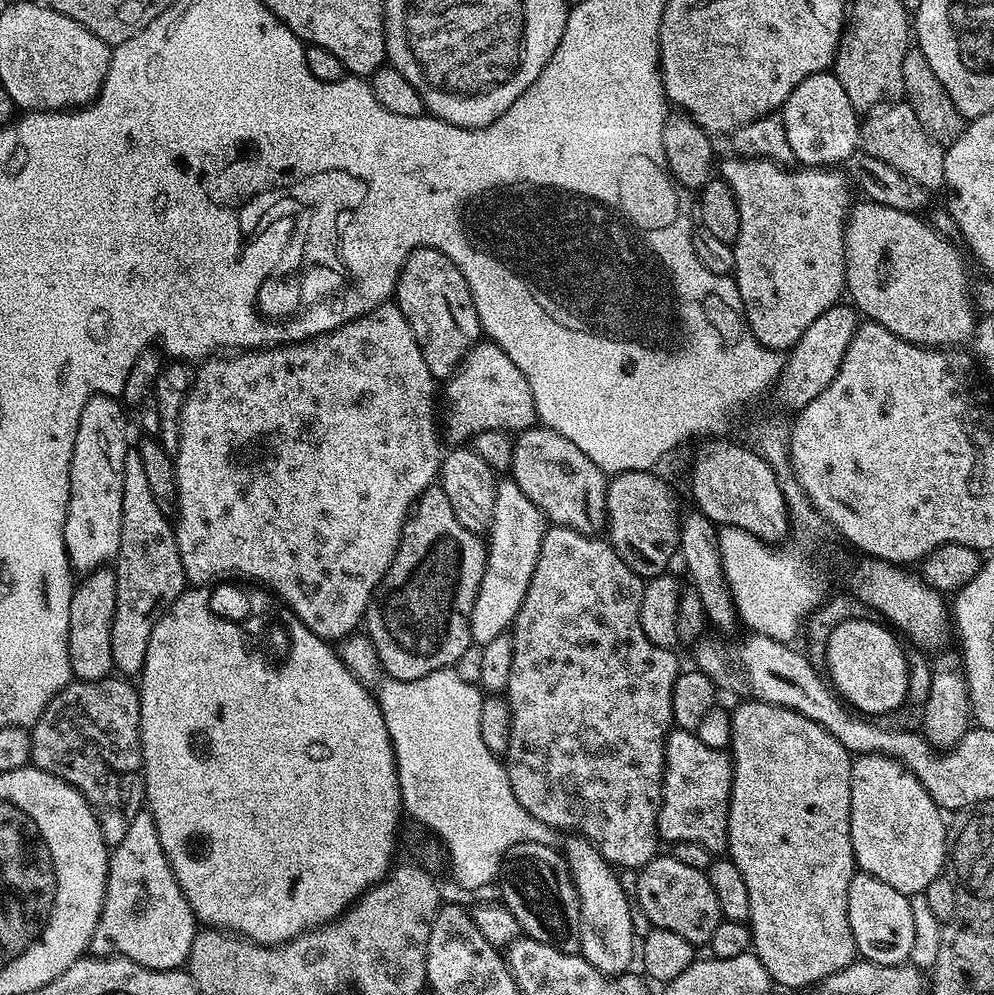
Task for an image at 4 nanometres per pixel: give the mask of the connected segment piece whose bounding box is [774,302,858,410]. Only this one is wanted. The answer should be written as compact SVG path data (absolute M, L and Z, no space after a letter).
M838 302L830 306L808 329L806 334L787 353L784 361L784 369L780 371L774 385L774 396L777 396L786 407L791 410L805 408L830 382L834 382L834 374L838 374L838 366L842 366L842 358L846 354L846 346L854 338L858 327L858 313L851 303Z

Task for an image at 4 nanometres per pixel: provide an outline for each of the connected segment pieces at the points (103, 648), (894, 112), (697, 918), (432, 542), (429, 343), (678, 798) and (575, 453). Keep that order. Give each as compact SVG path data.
M111 567L96 568L75 585L70 598L68 657L76 680L106 680L113 675L110 630L114 630L116 574Z
M893 102L879 110L872 110L863 117L860 126L860 148L864 156L872 156L898 170L916 182L929 194L944 188L945 149L918 122L918 114L906 102Z
M671 854L653 856L649 864L645 864L636 872L634 900L646 914L652 928L670 930L673 934L686 938L686 942L690 942L693 946L707 945L708 939L712 937L722 919L718 906L718 894L714 894L714 886L710 886L707 871L694 866L686 866L683 862L678 862L678 858L674 858Z
M438 486L427 488L416 505L415 517L404 524L394 562L374 590L363 623L366 635L374 642L381 669L393 680L422 678L434 670L459 665L468 648L473 647L470 614L488 561L485 541L458 522L450 498Z
M415 248L408 255L396 283L394 302L410 322L422 359L437 382L453 376L471 348L481 343L482 329L470 286L462 278L462 270L437 248Z
M672 730L668 733L668 739L664 742L664 789L660 795L660 813L658 814L658 822L656 823L656 831L661 841L667 842L698 842L698 846L702 846L707 852L720 854L727 849L728 846L728 803L730 802L730 794L732 793L732 758L725 749L711 748L701 742L695 732L686 732L683 730Z
M533 426L525 428L514 440L514 458L512 459L511 480L538 506L545 521L557 528L578 530L587 536L595 536L605 531L608 523L606 514L606 494L608 480L605 472L570 438L562 438L552 428Z

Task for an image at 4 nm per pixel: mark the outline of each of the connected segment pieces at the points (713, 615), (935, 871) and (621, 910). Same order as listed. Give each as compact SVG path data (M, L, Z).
M698 510L685 511L680 518L679 559L684 559L684 568L688 571L690 587L702 598L704 613L708 616L708 624L720 632L732 632L738 628L738 617L732 602L732 591L724 577L722 558L720 557L720 537L717 525L713 524L706 514Z
M871 752L869 756L856 756L852 762L850 770L850 838L852 839L852 849L856 859L856 867L859 871L870 874L878 878L881 882L886 882L886 886L894 886L903 896L913 897L917 894L923 894L926 886L934 882L934 878L942 875L946 868L946 857L948 855L948 845L950 843L950 828L944 825L945 813L932 801L930 794L918 778L910 770L906 770L897 760L891 760L888 756L881 756L879 752Z
M569 835L563 841L562 855L568 863L580 899L579 955L604 976L625 975L631 969L628 967L632 960L634 964L634 953L638 948L638 939L632 929L633 905L629 893L621 886L613 865L604 860L602 854L598 854L596 848L584 837Z

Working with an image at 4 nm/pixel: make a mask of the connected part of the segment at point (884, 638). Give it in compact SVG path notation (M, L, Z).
M848 620L834 626L829 636L826 672L831 687L857 713L873 718L909 699L908 660L896 639L897 633L891 627L875 620Z

